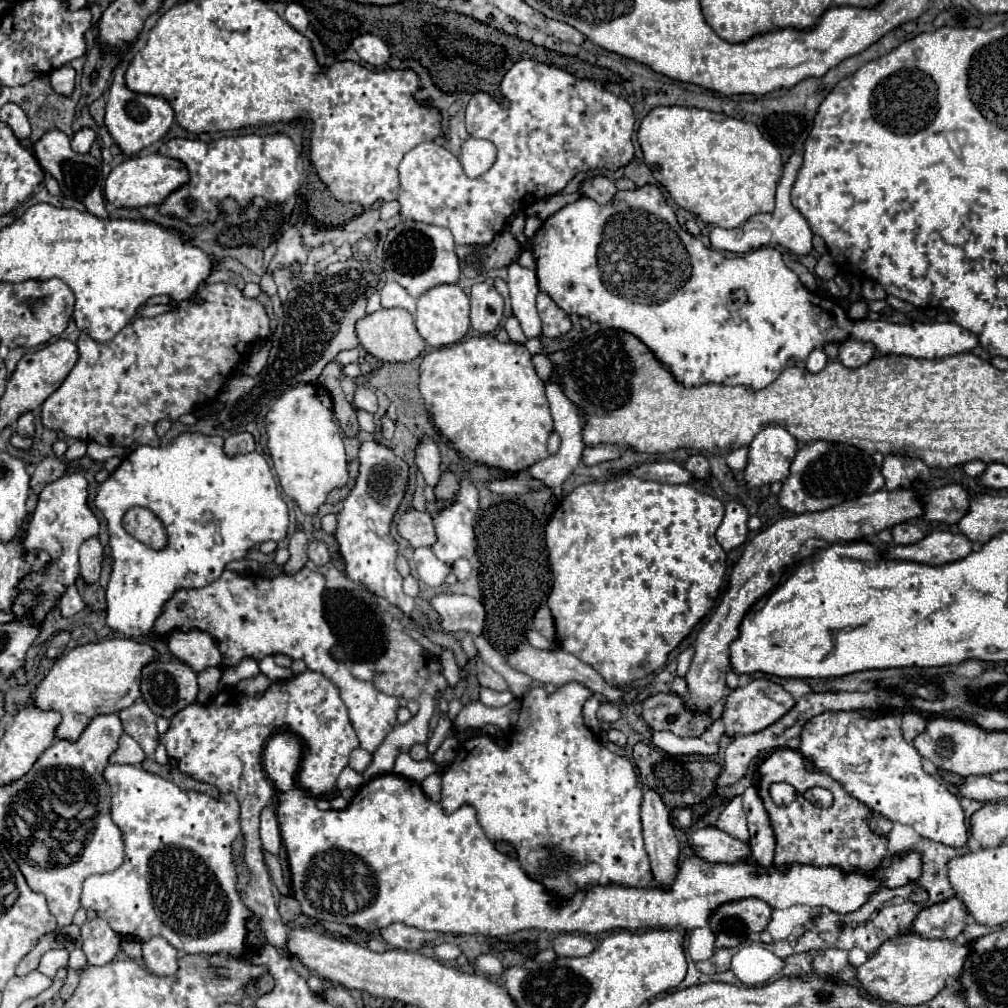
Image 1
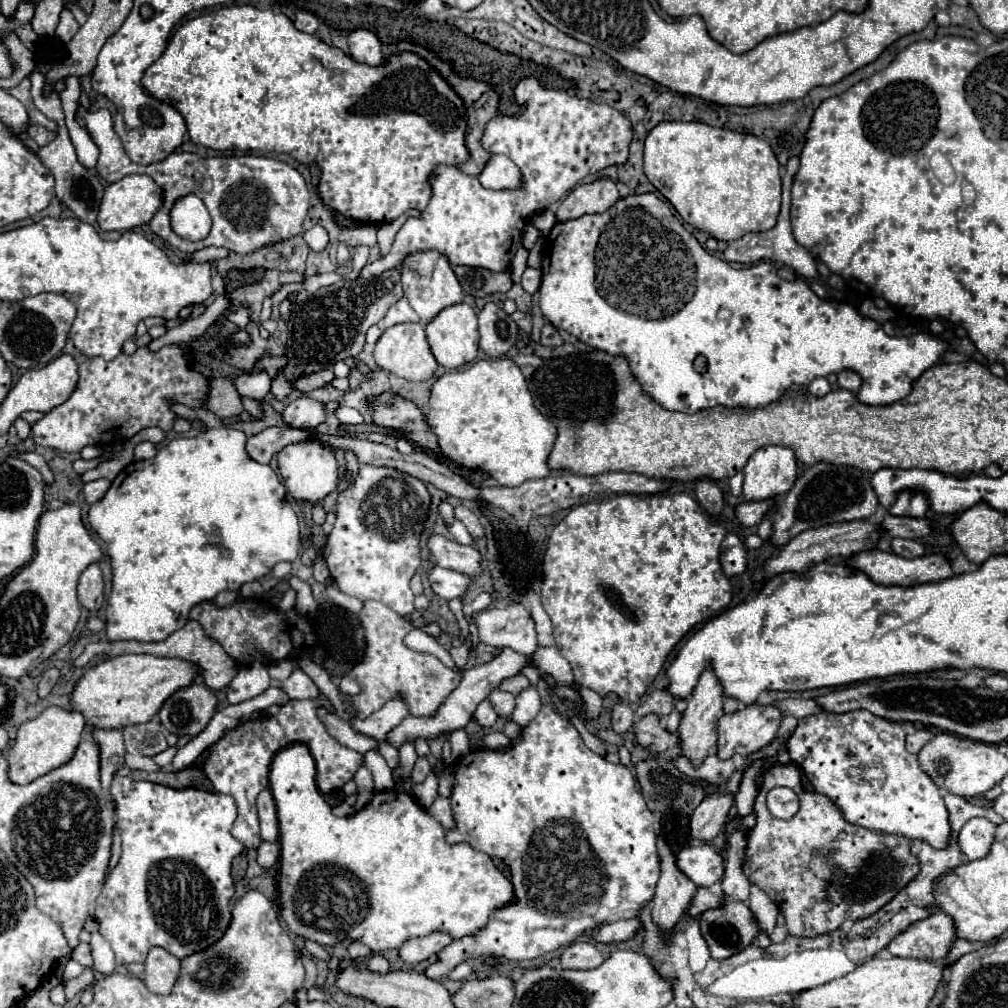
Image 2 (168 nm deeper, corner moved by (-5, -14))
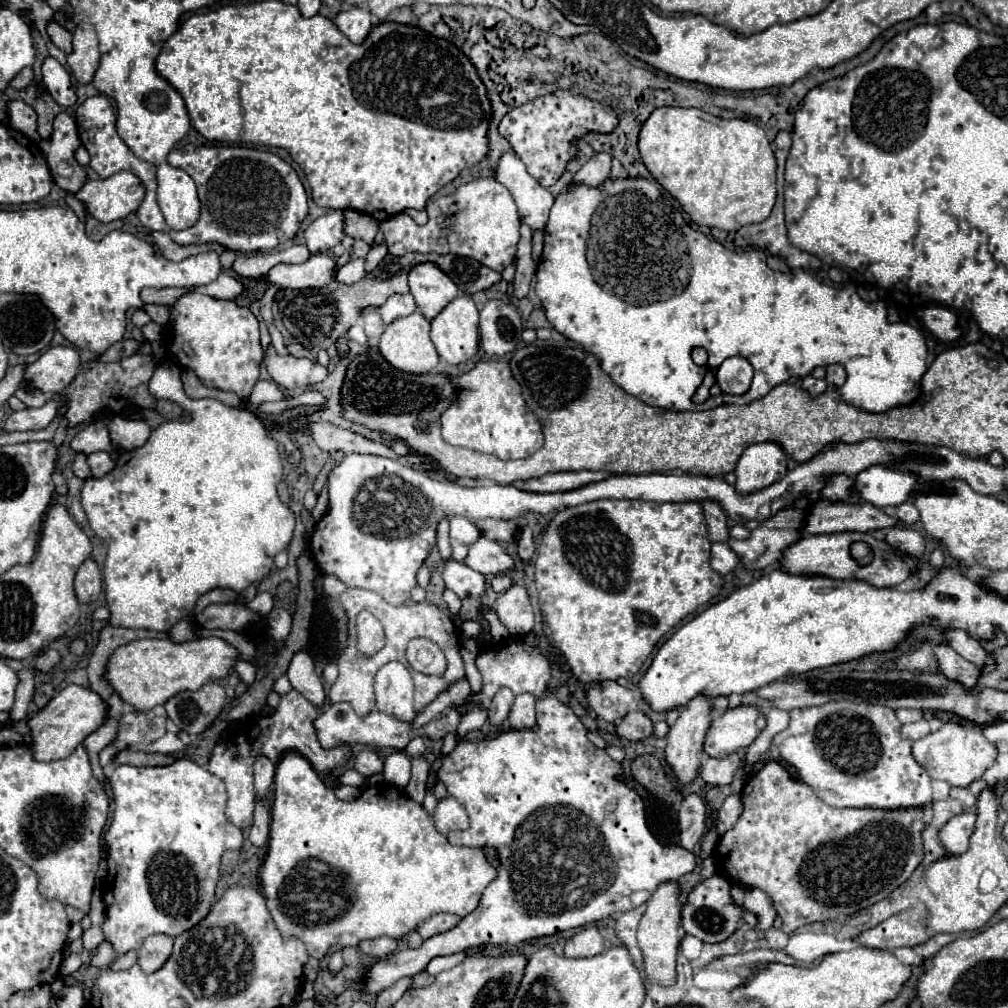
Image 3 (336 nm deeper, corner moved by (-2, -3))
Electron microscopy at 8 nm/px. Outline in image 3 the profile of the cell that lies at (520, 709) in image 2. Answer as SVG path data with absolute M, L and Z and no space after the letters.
M522 693L516 697L514 707L510 711L510 727L512 729L532 729L536 725L536 699L530 693Z

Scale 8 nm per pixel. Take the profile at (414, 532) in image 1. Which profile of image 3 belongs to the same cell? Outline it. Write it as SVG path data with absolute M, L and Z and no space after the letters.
M480 537L470 547L464 563L468 567L472 567L474 571L484 573L484 575L500 575L500 573L514 567L514 557L508 555L500 543L490 541L486 537Z

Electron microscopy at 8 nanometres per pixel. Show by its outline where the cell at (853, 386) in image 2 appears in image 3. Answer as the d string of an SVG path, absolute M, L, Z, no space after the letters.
M828 365L826 367L826 383L834 387L842 387L846 381L846 371L842 365Z

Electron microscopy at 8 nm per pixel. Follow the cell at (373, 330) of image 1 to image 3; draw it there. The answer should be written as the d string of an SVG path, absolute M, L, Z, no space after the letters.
M414 311L412 315L396 319L394 323L390 323L380 337L378 349L390 365L394 365L396 369L406 371L406 373L416 373L416 375L430 373L440 363L436 347L430 341L430 321L420 311Z

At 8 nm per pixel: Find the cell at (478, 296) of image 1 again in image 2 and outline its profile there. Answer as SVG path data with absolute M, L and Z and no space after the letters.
M487 302L479 312L479 336L479 348L497 358L517 342L517 324L501 306Z

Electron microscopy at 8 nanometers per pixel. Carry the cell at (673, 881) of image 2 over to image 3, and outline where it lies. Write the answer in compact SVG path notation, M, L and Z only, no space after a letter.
M674 881L662 883L656 893L648 899L646 913L638 927L638 945L644 957L644 971L648 981L656 985L676 983L676 953L680 943L680 905L678 905L678 885Z

